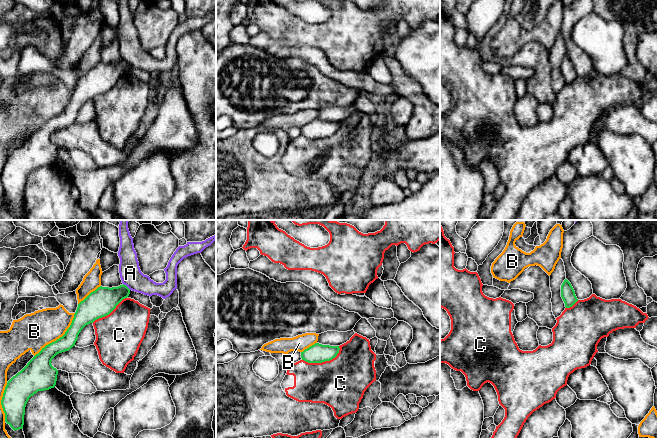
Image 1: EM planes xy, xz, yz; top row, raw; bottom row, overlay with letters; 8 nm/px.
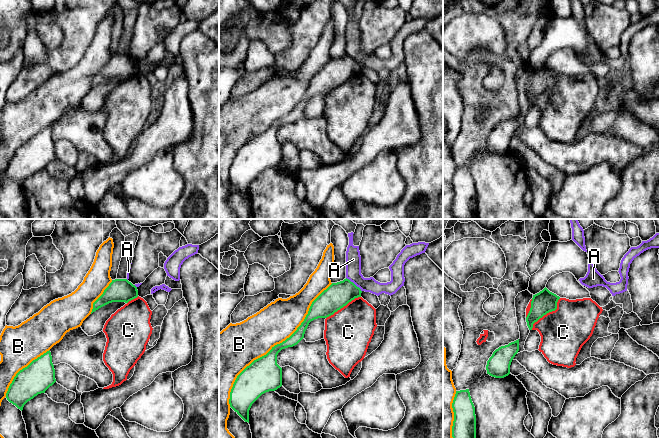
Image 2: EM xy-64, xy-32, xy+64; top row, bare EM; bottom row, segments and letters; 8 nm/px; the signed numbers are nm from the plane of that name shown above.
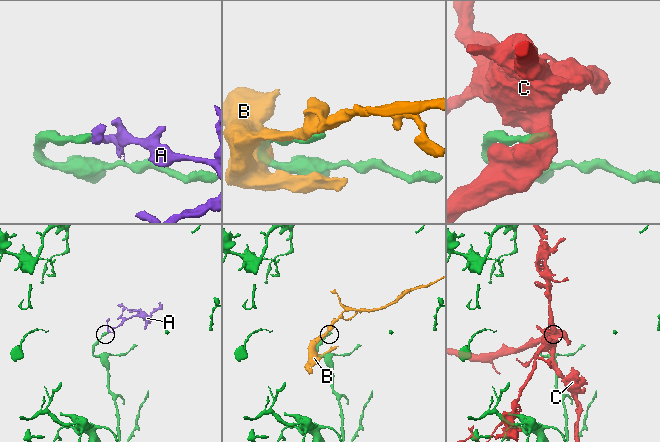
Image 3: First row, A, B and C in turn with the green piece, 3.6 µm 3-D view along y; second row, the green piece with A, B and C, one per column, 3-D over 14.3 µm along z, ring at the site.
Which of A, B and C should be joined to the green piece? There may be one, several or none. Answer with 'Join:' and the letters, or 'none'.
Join: none

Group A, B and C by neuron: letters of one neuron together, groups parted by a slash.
A / B / C

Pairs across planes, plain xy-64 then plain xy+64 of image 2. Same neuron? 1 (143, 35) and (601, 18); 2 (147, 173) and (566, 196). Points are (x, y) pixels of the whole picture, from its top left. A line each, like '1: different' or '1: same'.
1: same
2: same

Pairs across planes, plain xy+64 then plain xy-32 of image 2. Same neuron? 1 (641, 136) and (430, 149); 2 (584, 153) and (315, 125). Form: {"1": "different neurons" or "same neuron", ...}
{"1": "different neurons", "2": "same neuron"}

